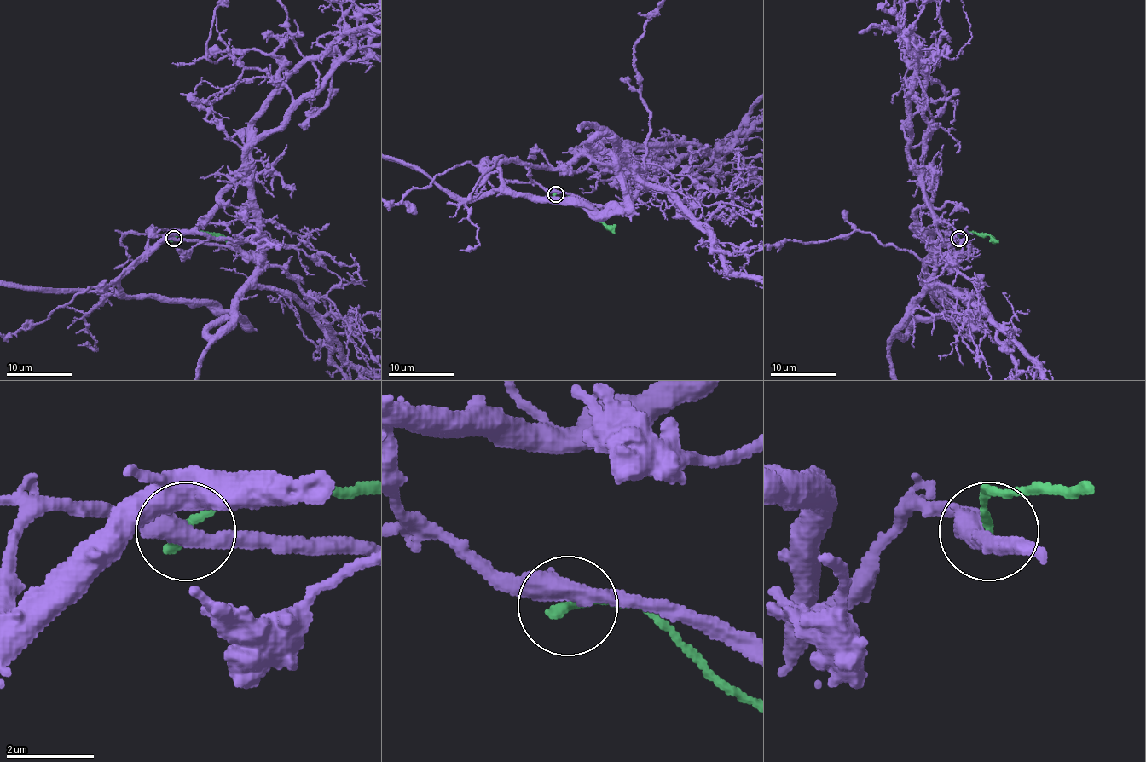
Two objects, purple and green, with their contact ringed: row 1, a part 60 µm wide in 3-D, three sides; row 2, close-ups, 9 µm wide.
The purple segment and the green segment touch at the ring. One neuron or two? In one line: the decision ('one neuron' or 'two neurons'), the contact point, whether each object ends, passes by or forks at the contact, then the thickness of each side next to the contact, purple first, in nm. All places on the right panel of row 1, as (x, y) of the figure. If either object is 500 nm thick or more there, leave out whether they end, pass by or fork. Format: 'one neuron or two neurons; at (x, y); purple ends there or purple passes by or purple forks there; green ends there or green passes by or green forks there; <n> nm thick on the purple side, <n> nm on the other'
two neurons; at (958, 238); purple passes by; green ends there; 420 nm thick on the purple side, 240 nm on the other

